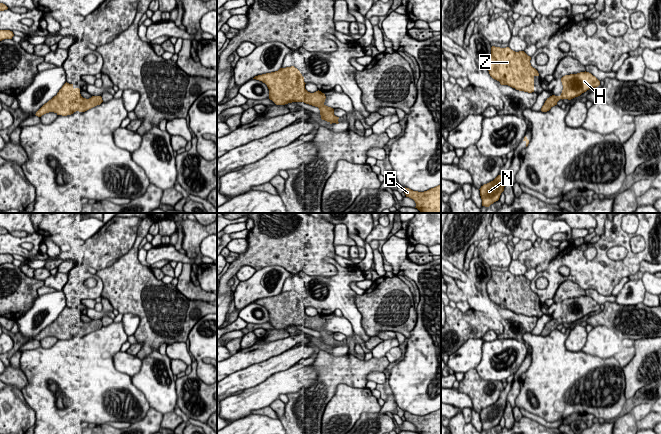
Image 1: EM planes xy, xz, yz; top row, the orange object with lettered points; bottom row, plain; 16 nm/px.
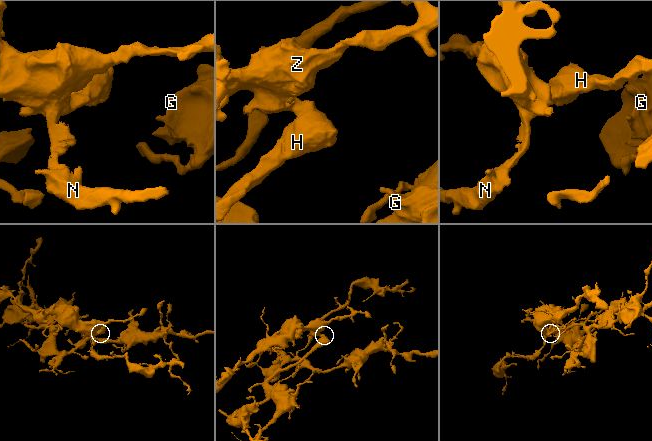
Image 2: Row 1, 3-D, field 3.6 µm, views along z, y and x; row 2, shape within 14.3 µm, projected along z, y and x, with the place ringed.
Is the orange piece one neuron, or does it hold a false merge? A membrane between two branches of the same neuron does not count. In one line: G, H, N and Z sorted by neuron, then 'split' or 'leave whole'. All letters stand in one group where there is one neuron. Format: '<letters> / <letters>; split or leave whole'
G H N Z; leave whole

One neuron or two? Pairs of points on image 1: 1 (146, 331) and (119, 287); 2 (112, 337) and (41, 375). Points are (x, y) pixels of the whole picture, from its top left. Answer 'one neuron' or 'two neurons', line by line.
1: one neuron
2: one neuron

